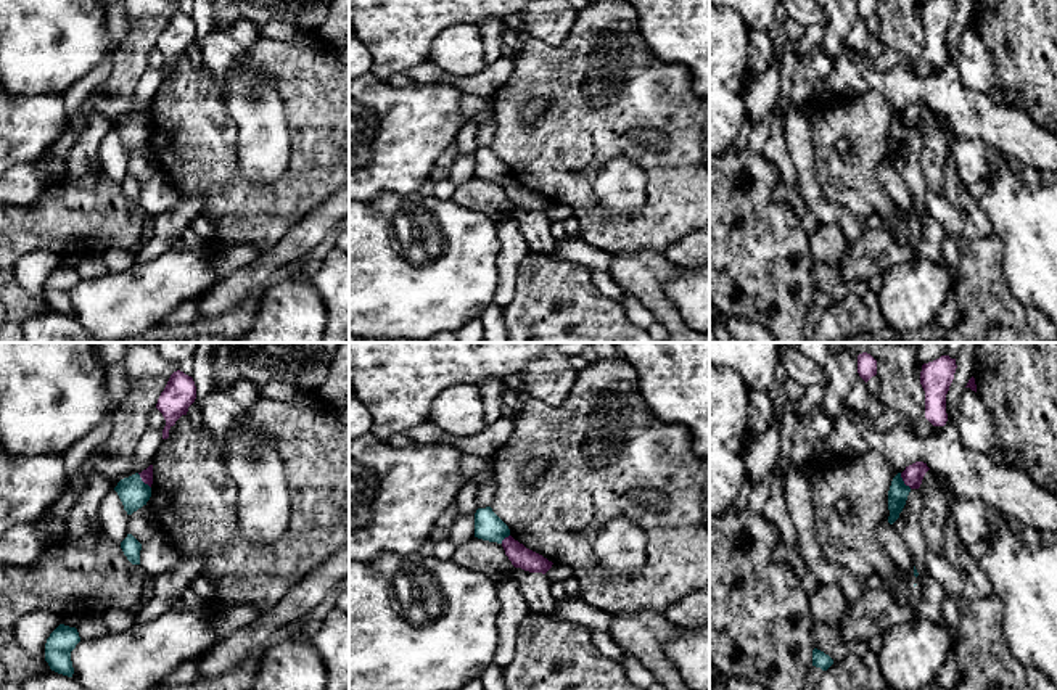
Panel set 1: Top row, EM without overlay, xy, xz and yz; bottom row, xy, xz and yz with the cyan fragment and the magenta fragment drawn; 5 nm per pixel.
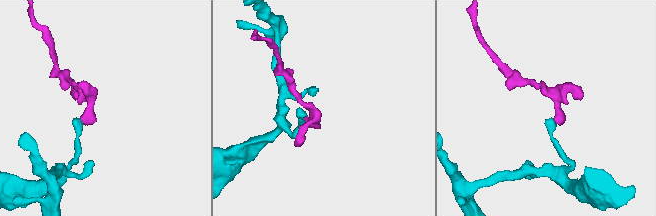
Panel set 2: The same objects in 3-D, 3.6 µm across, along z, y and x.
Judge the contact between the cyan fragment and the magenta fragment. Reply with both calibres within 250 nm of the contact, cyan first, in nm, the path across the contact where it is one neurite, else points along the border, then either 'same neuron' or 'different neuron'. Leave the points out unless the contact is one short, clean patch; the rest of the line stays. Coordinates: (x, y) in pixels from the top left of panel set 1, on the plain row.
100 nm thick on the cyan side, 100 nm on the other; border along yz (900, 113), (901, 119), (911, 127); different neuron

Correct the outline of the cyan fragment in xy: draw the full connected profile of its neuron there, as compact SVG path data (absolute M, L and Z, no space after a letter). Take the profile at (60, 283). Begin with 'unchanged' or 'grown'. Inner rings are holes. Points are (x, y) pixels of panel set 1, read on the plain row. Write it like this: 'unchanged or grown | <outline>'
unchanged | M60 264L47 278L45 283L45 301L50 309L72 317L74 307L71 301L71 291L80 281L79 272L76 267Z

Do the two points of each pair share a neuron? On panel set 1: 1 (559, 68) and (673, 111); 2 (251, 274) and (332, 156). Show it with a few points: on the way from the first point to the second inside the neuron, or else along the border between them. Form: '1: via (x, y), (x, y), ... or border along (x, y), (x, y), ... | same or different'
1: via (588, 97), (610, 119), (644, 119) | same
2: border along (295, 224), (272, 246), (261, 253) | different

